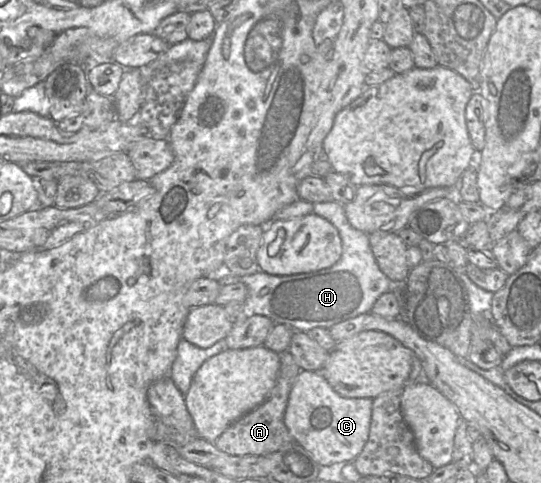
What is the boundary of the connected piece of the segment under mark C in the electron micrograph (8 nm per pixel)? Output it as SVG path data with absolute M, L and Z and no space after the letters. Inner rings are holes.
M301 370L290 391L284 422L294 441L307 450L322 467L354 462L363 451L372 419L371 398L339 395L321 372Z

